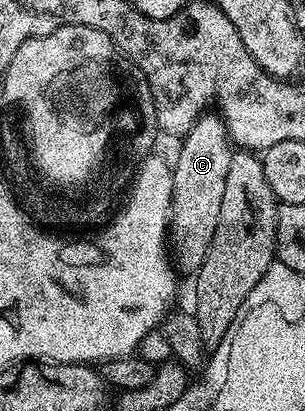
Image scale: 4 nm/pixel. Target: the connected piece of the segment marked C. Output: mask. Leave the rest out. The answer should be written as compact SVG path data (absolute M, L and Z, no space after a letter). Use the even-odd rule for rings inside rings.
M206 112L200 119L193 124L192 129L188 133L184 134L183 140L185 141L181 145L181 150L177 153L177 165L172 166L173 171L173 216L171 218L171 241L172 241L172 256L175 258L175 265L182 274L189 273L189 275L196 274L197 270L201 268L203 259L207 259L207 251L211 247L211 239L215 239L215 227L219 223L219 206L223 204L223 187L227 187L227 171L231 167L231 159L235 152L234 146L231 144L226 132L225 132L225 120L216 112Z

